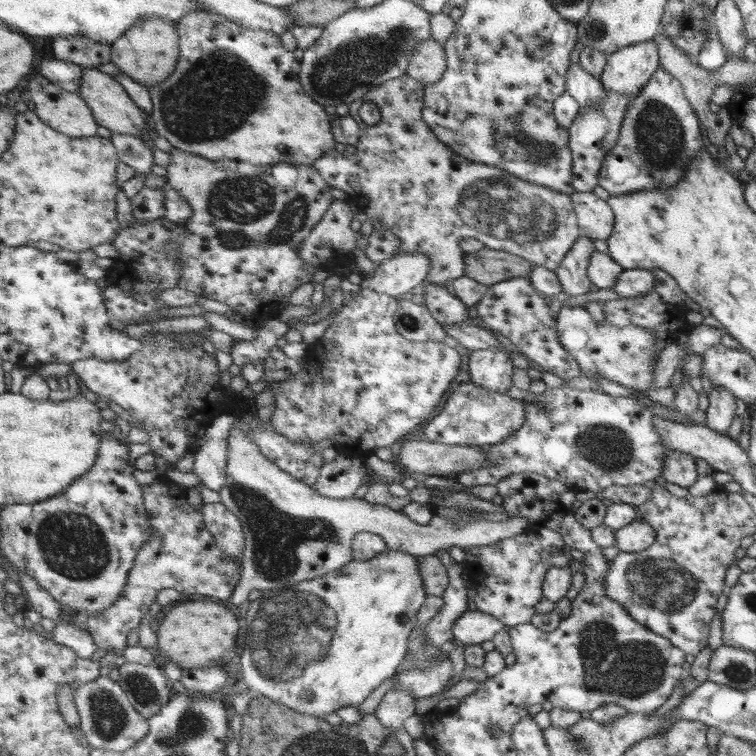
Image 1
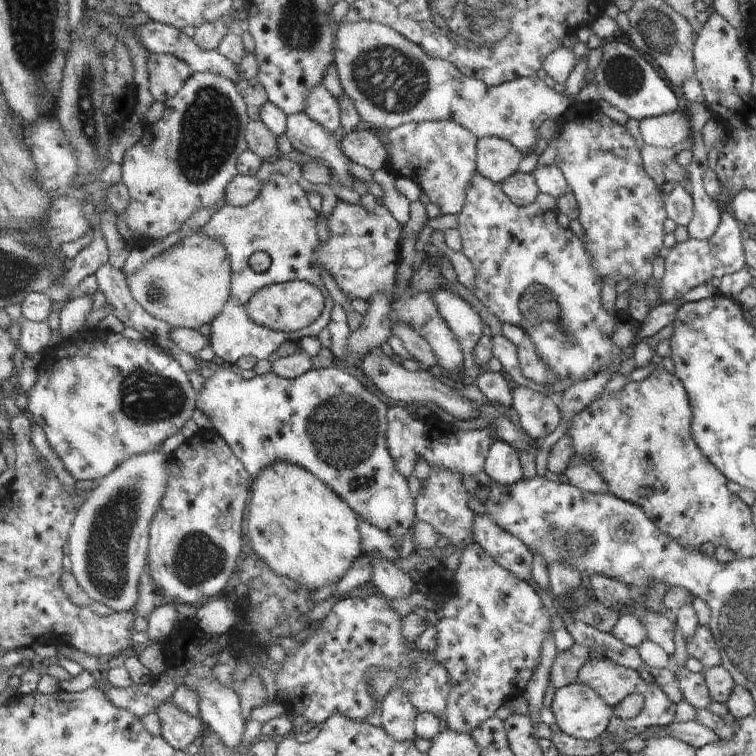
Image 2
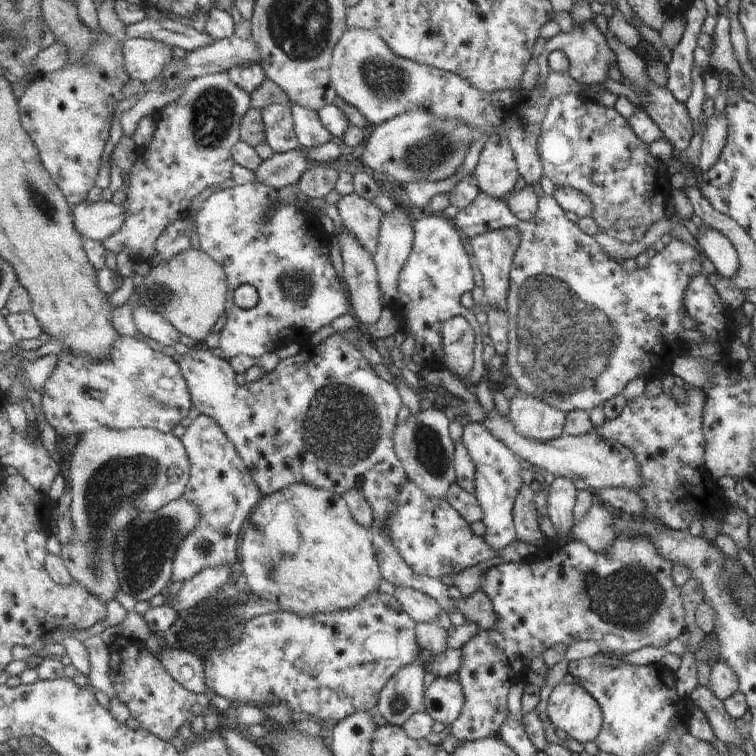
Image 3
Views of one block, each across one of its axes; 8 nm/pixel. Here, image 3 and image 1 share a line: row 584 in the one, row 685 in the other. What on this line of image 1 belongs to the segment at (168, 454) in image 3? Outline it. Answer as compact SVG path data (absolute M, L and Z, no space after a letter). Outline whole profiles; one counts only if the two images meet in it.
M107 675L75 688L75 700L82 720L79 727L92 749L125 752L149 734L149 719L133 706L124 687Z

